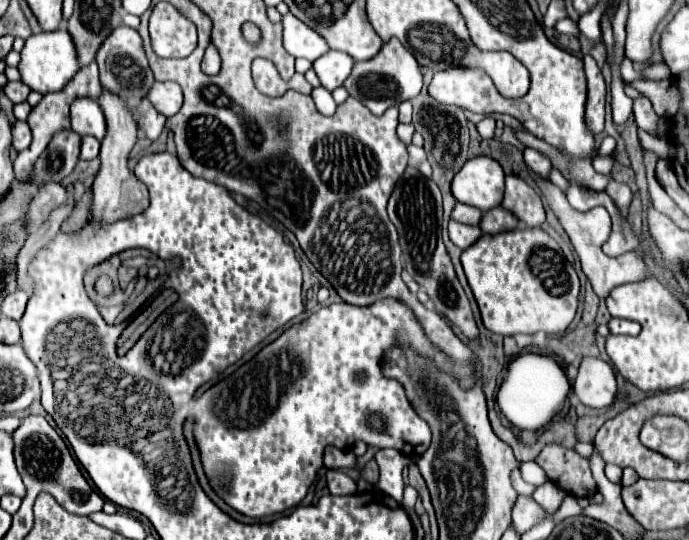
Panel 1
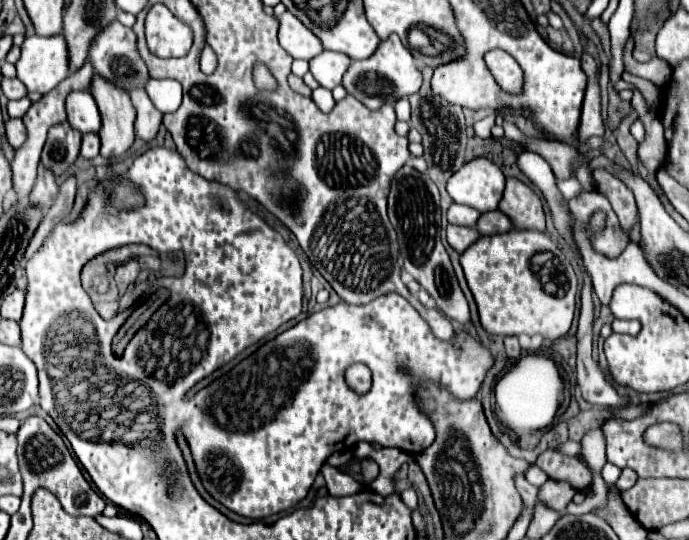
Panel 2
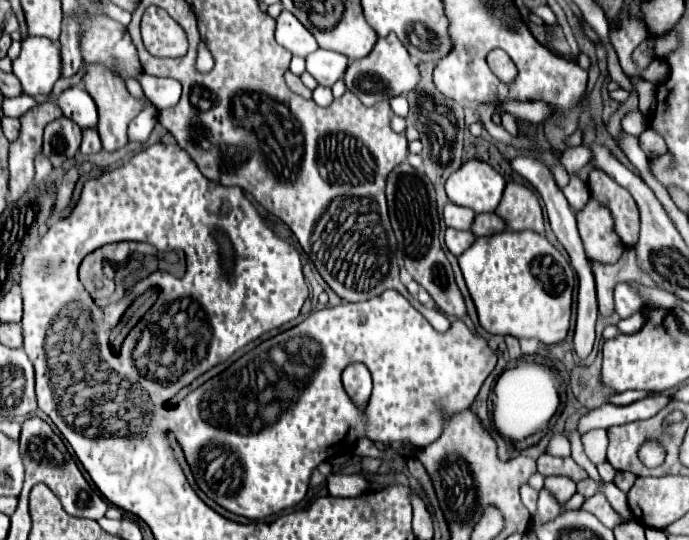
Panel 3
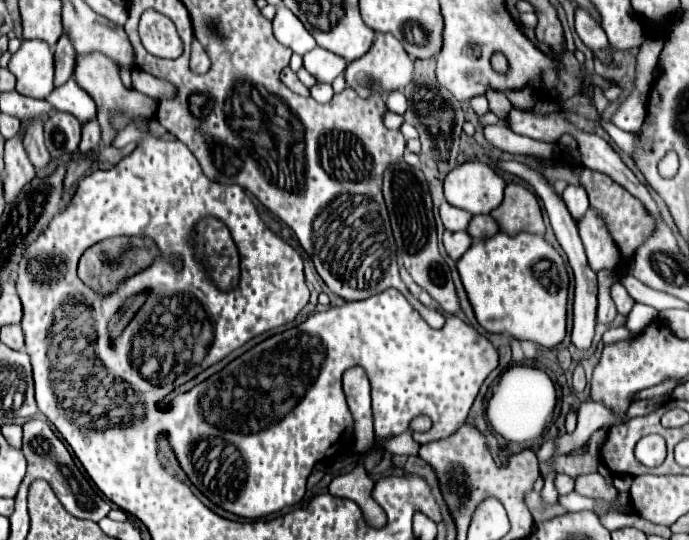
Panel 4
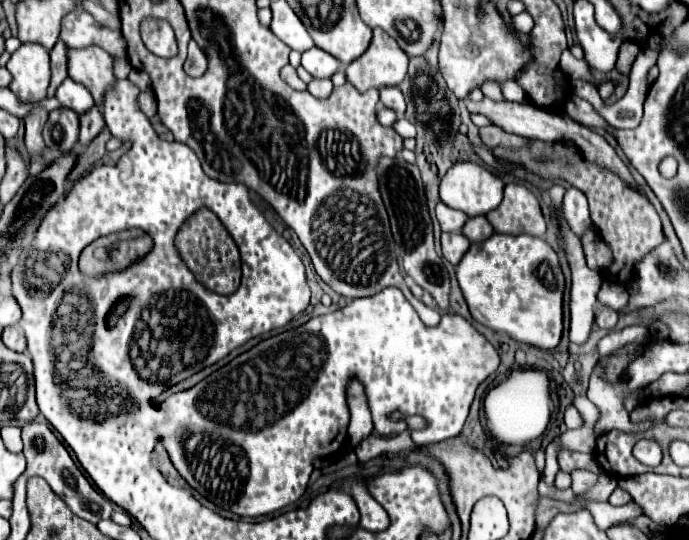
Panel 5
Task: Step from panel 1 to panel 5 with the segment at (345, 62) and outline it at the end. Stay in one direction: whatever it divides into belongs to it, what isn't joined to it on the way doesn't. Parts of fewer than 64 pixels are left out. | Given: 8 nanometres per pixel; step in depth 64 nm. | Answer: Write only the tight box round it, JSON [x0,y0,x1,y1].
[302,48,340,78]

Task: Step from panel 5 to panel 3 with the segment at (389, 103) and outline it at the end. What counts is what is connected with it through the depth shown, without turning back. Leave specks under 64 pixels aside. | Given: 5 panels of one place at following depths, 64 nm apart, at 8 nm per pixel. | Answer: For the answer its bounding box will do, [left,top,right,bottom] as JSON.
[390,96,408,116]

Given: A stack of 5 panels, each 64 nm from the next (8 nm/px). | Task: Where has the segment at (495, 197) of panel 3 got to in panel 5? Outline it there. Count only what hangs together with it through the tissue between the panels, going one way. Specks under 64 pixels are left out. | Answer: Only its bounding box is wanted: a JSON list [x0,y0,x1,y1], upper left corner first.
[440,162,502,216]

